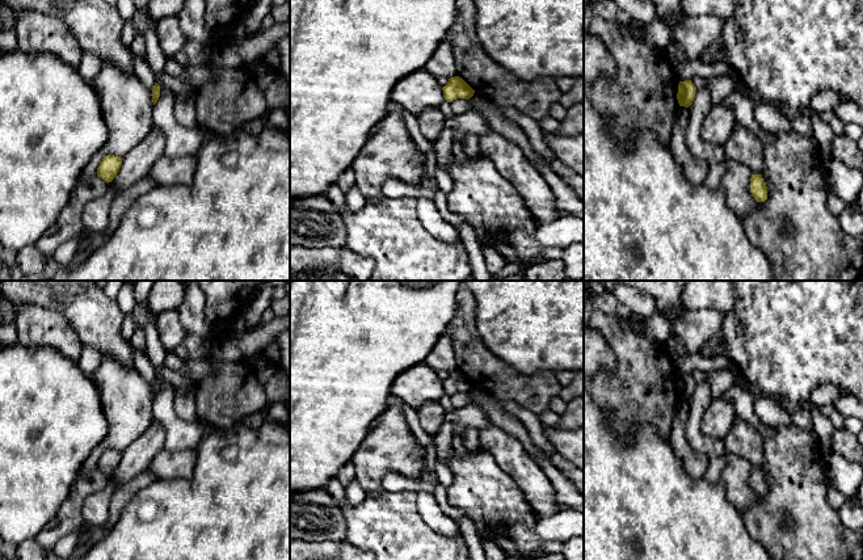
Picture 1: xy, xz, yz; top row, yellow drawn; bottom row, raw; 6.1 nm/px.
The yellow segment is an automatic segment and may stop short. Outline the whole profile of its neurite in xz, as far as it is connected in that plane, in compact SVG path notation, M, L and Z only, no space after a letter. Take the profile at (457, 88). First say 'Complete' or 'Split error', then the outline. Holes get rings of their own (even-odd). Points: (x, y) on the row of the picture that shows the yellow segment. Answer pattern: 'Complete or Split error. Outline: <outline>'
Complete. Outline: M459 76L449 79L449 83L442 90L447 102L452 102L456 98L470 100L475 93L475 90Z

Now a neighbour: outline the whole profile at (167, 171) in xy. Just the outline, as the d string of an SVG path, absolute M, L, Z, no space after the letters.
M163 155L150 169L148 176L159 185L190 184L197 159L194 155L169 157Z

